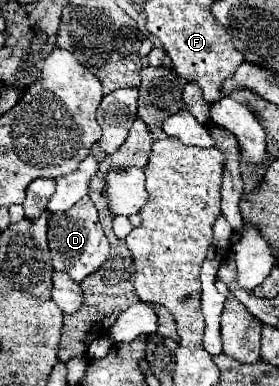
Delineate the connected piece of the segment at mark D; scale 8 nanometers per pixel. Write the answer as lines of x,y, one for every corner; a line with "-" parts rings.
88,195
82,197
72,209
50,215
48,247
50,247
50,255
52,255
52,267
56,271
66,271
76,283
80,283
84,277
96,273
104,265
104,261
108,261
110,243
98,221
96,207

